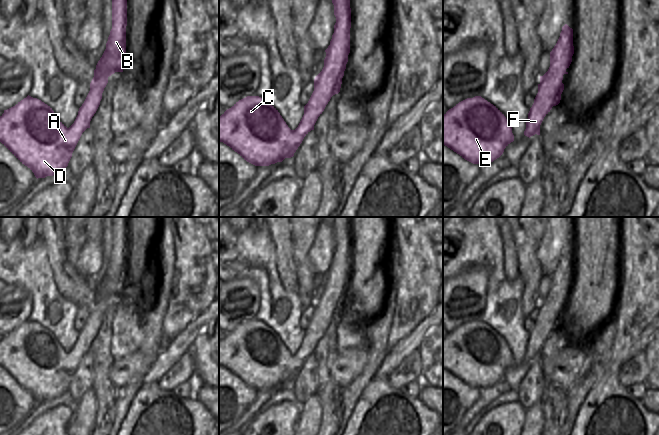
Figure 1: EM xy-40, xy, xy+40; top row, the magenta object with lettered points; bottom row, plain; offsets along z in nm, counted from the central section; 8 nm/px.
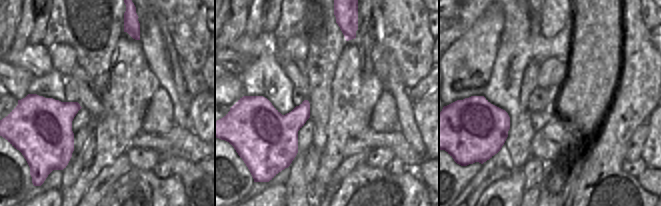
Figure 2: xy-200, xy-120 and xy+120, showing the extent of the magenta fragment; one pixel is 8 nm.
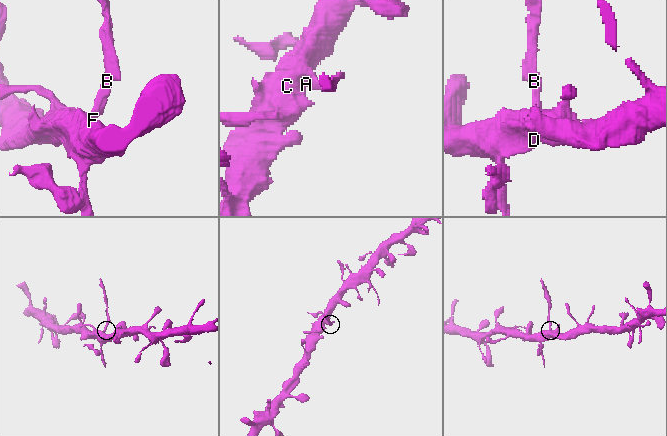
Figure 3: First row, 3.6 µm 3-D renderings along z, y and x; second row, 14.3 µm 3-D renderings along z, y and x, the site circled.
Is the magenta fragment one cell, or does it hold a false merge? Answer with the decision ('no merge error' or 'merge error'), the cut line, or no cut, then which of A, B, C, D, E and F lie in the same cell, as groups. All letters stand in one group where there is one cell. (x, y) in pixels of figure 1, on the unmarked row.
merge error | xy (314, 307), (321, 311), (335, 311), (339, 314) | A C D E F / B

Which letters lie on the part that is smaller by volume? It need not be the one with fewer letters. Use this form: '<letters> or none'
B

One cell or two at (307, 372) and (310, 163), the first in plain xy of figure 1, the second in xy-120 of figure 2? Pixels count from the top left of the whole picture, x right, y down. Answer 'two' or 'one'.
two

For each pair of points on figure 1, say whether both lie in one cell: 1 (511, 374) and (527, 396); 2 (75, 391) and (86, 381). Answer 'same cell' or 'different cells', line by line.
1: different cells
2: same cell

